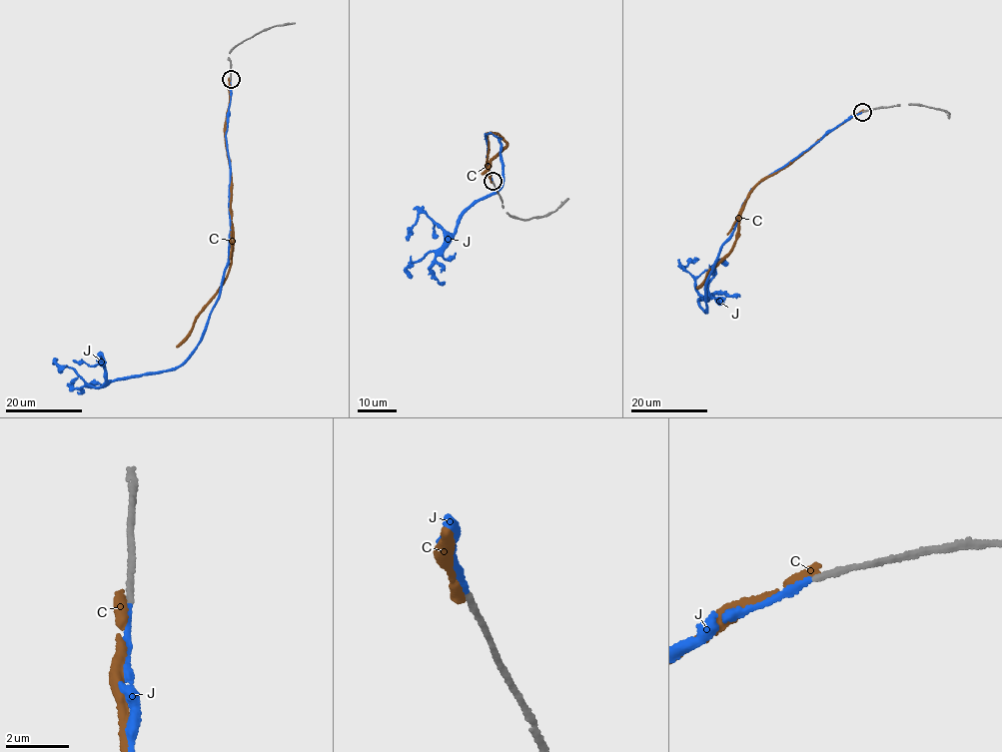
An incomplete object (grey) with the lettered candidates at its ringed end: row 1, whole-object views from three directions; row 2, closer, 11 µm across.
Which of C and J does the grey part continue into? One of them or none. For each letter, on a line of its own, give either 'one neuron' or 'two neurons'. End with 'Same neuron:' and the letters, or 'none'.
C: two neurons
J: one neuron
Same neuron: J

